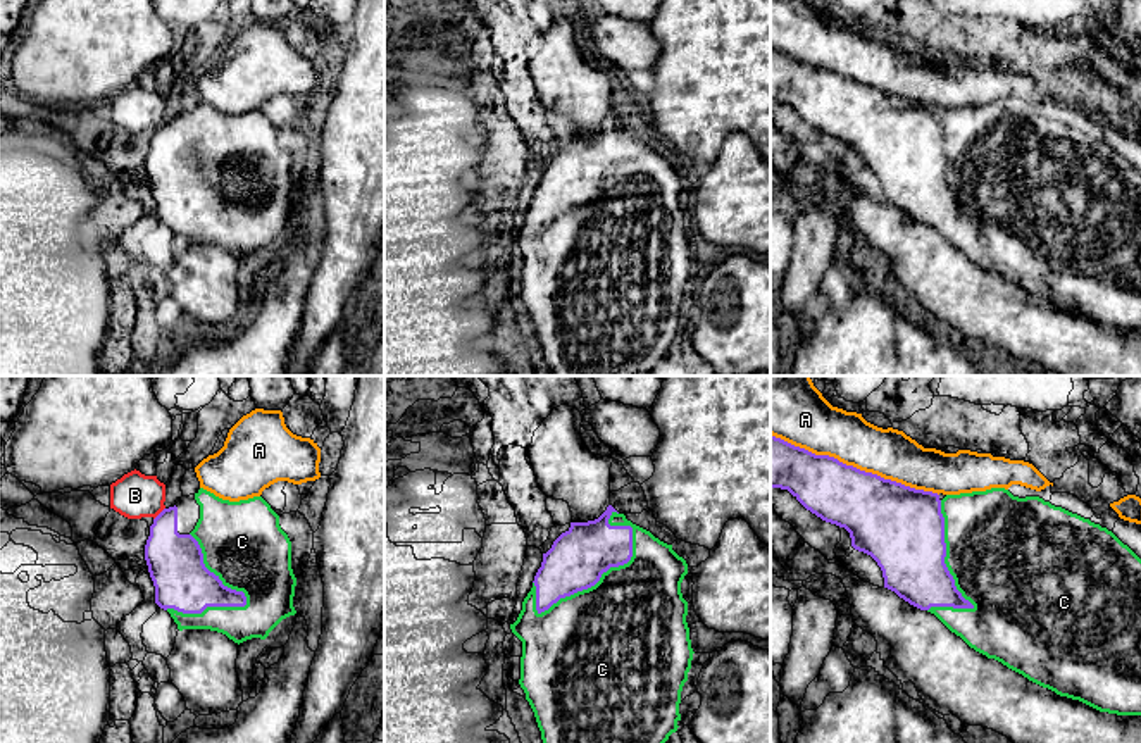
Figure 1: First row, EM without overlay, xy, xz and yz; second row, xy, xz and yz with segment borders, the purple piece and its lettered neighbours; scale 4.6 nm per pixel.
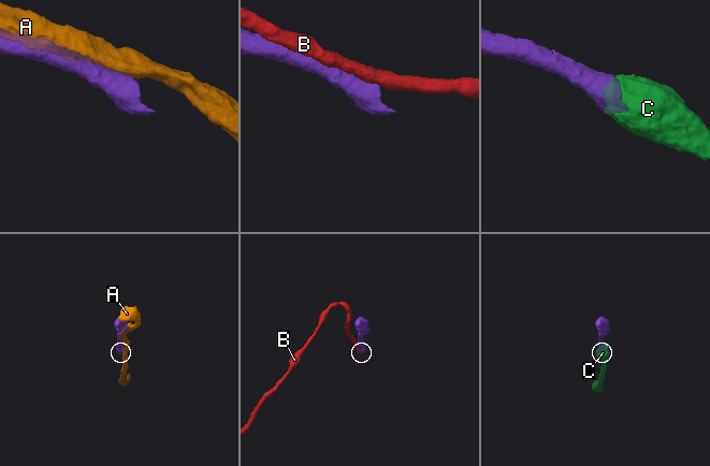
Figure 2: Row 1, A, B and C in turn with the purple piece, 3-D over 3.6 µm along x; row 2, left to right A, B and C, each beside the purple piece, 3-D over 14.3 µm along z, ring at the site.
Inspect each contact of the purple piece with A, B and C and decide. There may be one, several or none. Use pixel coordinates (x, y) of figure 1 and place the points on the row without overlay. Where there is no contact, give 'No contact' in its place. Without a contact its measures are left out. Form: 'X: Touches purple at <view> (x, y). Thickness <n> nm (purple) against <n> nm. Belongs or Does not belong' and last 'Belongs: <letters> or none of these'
A: Touches purple at yz (855, 81). Thickness 340 nm (purple) against 240 nm. Does not belong
B: Touches purple at xy (159, 128). Thickness 260 nm (purple) against 220 nm. Does not belong
C: Touches purple at xz (614, 180). Thickness 280 nm (purple) against 460 nm. Belongs
Belongs: C

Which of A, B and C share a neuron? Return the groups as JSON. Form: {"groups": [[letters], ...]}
{"groups": [["A"], ["B"], ["C"]]}

